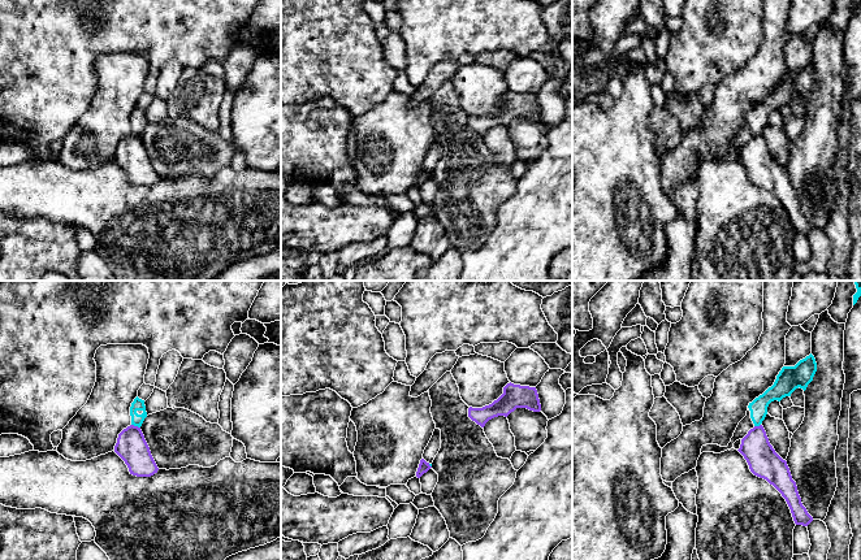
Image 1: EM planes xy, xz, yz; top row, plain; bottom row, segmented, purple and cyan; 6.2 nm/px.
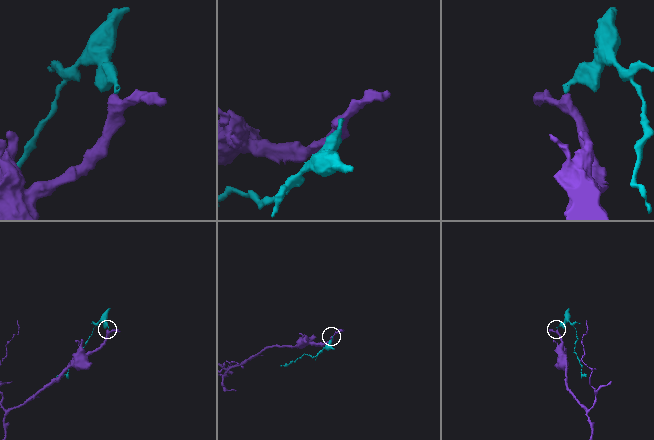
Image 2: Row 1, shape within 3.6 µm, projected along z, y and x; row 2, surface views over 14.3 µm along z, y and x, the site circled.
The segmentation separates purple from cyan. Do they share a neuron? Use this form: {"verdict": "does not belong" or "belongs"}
{"verdict": "does not belong"}

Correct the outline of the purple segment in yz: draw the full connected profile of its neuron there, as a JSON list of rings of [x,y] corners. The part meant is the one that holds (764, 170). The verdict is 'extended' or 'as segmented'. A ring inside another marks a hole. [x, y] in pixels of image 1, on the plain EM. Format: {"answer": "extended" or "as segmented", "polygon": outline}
{"answer": "as segmented", "polygon": [[[763,135],[750,138],[741,148],[737,160],[744,165],[754,185],[766,188],[782,203],[791,218],[795,233],[808,235],[813,226],[801,212],[787,170],[775,161]]]}

